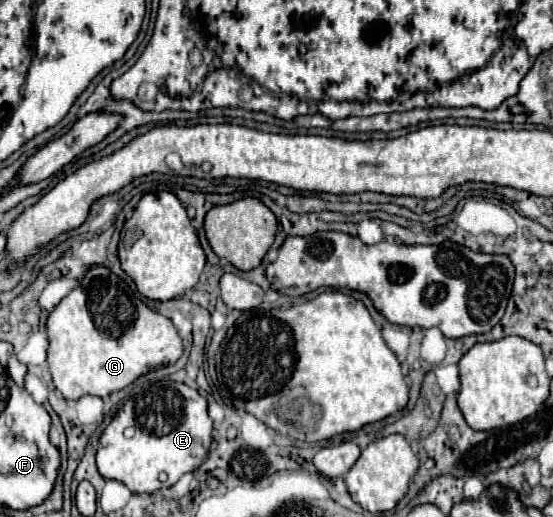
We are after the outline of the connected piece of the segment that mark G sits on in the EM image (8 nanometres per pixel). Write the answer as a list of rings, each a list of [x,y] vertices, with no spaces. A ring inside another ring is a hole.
[[[92,267],[88,269],[86,277],[80,281],[80,287],[72,289],[68,297],[60,301],[60,305],[50,313],[48,323],[48,365],[54,379],[54,387],[64,395],[64,399],[80,399],[82,395],[96,395],[108,397],[140,375],[146,375],[158,367],[172,365],[182,355],[182,339],[172,325],[172,321],[150,307],[146,307],[128,285],[124,285],[110,269],[106,267]]]

